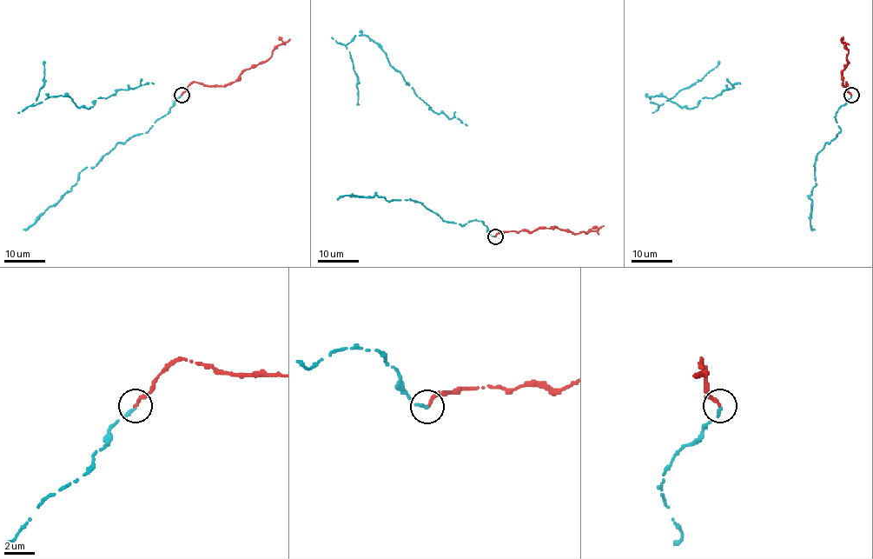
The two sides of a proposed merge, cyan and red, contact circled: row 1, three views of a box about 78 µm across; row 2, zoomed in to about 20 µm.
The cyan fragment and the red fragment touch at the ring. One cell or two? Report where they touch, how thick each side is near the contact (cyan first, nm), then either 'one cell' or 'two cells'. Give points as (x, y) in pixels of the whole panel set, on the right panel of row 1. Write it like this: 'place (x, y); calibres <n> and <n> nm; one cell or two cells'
place (851, 95); calibres 240 and 260 nm; one cell

